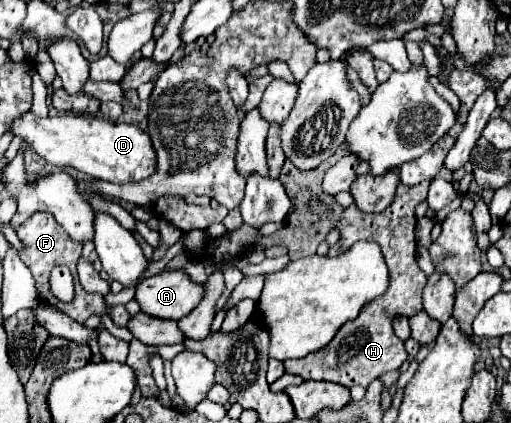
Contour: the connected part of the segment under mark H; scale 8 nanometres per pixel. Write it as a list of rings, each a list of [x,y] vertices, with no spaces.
[[[424,180],[416,186],[398,184],[394,202],[380,214],[364,214],[354,204],[348,206],[340,220],[334,224],[334,228],[340,232],[340,252],[346,252],[354,242],[368,240],[378,242],[384,254],[384,260],[388,264],[388,276],[390,284],[382,296],[372,300],[372,304],[364,304],[360,310],[360,316],[356,320],[344,324],[340,332],[336,334],[336,340],[328,344],[328,348],[322,348],[320,352],[312,352],[312,356],[304,356],[298,360],[284,360],[284,370],[288,374],[296,374],[302,380],[324,380],[324,382],[336,382],[346,388],[352,386],[368,386],[372,380],[376,380],[380,374],[398,370],[408,354],[404,350],[404,342],[396,338],[392,330],[392,320],[396,314],[418,314],[422,310],[422,288],[426,284],[426,274],[416,264],[416,206],[426,200],[430,182]]]

